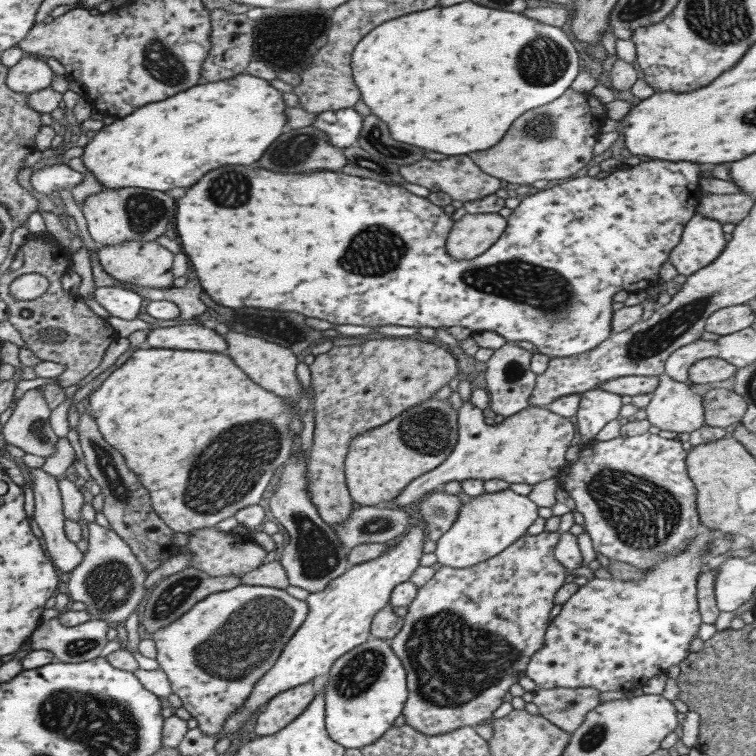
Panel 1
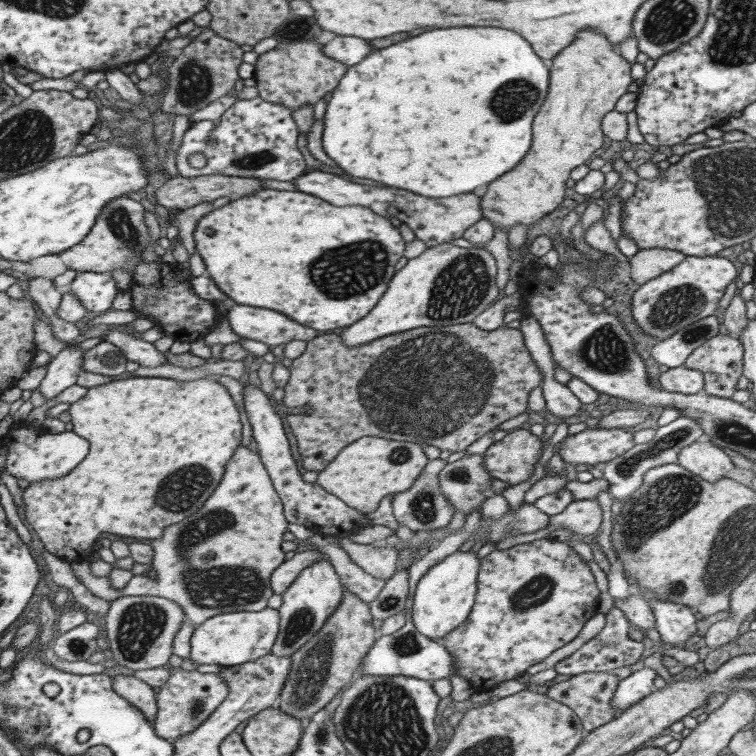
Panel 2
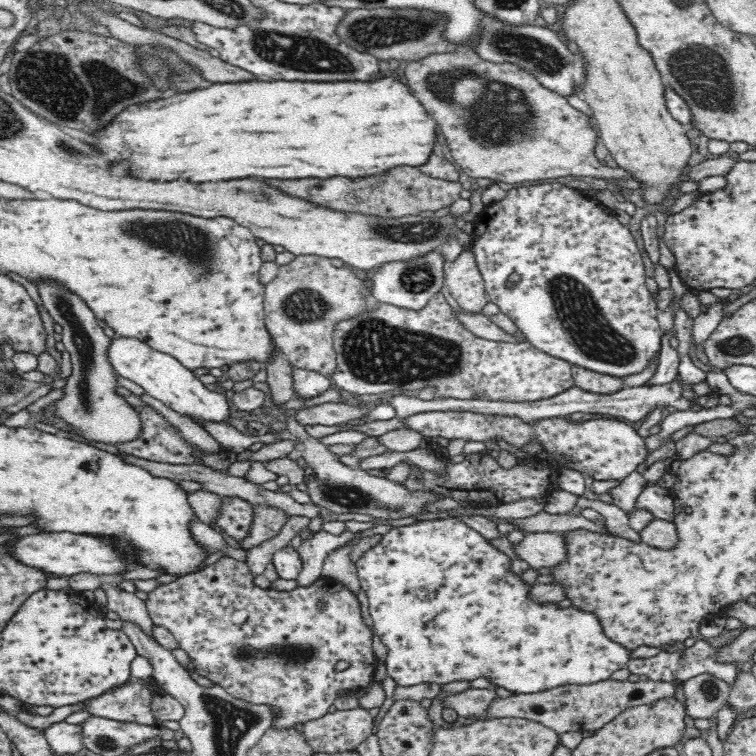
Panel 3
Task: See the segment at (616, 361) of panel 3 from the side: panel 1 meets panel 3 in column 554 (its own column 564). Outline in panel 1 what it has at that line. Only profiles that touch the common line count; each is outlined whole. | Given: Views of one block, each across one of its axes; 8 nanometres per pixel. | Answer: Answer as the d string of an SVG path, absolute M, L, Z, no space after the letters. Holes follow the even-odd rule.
M647 159L641 160L640 163L634 166L621 167L609 173L607 177L599 179L588 175L579 176L571 180L566 180L561 184L554 185L546 190L539 190L534 194L527 194L522 200L519 201L517 207L512 209L510 215L506 219L506 225L503 232L499 235L499 238L490 246L490 248L483 252L480 256L471 260L457 260L451 259L447 255L447 249L445 249L445 239L447 238L449 229L453 226L453 221L450 219L450 215L443 212L442 207L432 204L428 199L413 195L406 189L399 187L395 183L379 182L378 180L365 180L365 178L359 178L358 176L351 176L343 174L340 170L335 172L309 172L309 174L273 174L273 172L267 172L267 170L249 170L245 166L223 166L223 168L217 168L217 170L211 170L207 172L197 184L193 184L183 198L179 198L175 202L175 230L177 230L177 236L179 236L179 242L181 242L180 249L182 253L187 257L187 260L191 262L193 266L192 276L199 283L202 291L209 295L209 298L219 304L219 306L226 306L227 308L263 308L263 310L283 310L283 312L297 312L297 314L303 314L303 316L309 316L309 318L319 318L319 320L327 320L331 324L355 324L355 326L385 326L386 324L397 324L397 326L413 326L418 328L420 326L429 326L429 328L437 328L444 326L446 328L450 326L461 326L461 328L469 328L472 333L481 331L495 332L499 336L502 336L507 342L517 342L517 340L525 340L525 342L531 342L535 346L537 353L544 354L551 358L557 356L559 358L563 356L581 355L583 352L590 351L595 348L599 343L602 343L610 335L610 322L613 312L611 311L612 296L619 291L634 291L643 290L648 285L654 285L658 280L659 268L663 262L667 261L669 252L679 242L683 228L686 227L687 221L694 215L695 205L700 199L701 190L699 189L698 179L701 177L700 172L702 168L699 168L697 164L692 162L665 162L665 160Z

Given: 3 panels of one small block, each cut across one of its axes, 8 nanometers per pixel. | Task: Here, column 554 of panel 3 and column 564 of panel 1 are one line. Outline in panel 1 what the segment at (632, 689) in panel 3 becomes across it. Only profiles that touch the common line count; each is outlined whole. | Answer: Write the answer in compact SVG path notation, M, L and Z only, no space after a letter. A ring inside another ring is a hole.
M587 687L535 688L531 693L531 702L539 714L569 734L583 722L587 712L600 703L600 692Z

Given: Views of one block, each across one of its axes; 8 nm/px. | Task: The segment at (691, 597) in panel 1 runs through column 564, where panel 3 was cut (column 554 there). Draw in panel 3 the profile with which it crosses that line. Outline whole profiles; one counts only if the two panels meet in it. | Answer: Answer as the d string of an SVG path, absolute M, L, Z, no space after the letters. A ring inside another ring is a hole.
M460 518L424 520L408 526L398 526L388 530L382 539L364 552L356 562L358 580L361 590L368 597L369 612L374 623L374 632L381 638L387 648L385 665L387 674L397 684L412 686L422 683L450 684L462 681L474 681L487 678L492 686L506 688L516 695L532 694L550 690L564 685L587 685L610 679L613 672L625 668L630 660L631 651L623 644L610 640L600 624L595 612L586 612L574 606L561 608L558 603L540 603L532 599L532 585L522 579L522 574L512 571L512 559L497 547L494 547L480 533L468 527Z

